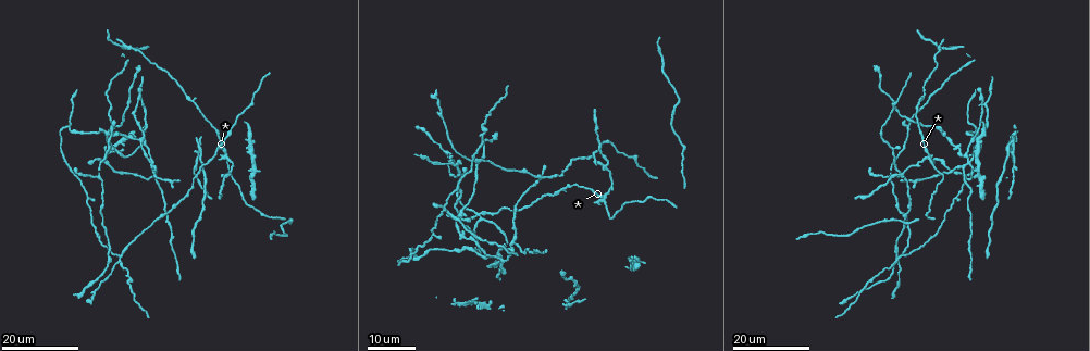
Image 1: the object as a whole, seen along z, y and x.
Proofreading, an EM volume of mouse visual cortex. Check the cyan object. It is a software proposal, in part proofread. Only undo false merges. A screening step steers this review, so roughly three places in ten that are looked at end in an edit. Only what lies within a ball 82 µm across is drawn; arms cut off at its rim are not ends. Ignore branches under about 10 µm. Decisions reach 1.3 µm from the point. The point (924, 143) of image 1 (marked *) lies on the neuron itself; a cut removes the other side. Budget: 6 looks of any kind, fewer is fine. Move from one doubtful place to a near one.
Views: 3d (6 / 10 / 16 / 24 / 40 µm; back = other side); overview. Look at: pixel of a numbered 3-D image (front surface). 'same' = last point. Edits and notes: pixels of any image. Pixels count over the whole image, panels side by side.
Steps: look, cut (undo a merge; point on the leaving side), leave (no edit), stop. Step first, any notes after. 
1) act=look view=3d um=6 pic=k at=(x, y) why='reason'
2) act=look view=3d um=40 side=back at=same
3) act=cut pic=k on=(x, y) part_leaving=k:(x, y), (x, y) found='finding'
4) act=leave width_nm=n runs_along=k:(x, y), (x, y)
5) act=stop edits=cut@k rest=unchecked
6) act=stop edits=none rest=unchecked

act=look view=3d um=24 pic=1 at=(604, 201) why='four or more arms meet'

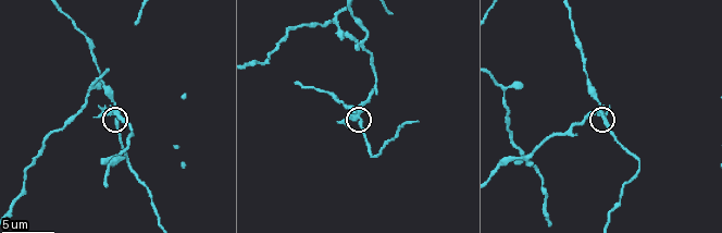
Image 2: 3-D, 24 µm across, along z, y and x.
act=look view=3d um=6 pic=2 at=(354, 116)

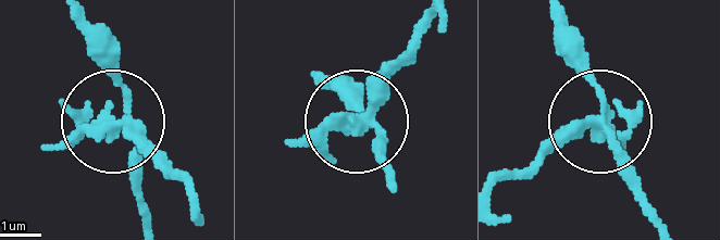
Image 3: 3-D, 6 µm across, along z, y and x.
act=cut pic=3 on=(66, 142) width_nm=270 found='a second neuron is stuck on'

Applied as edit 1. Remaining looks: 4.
act=look view=3d um=24 pic=1 at=(968, 163) why='looks like a crossing'

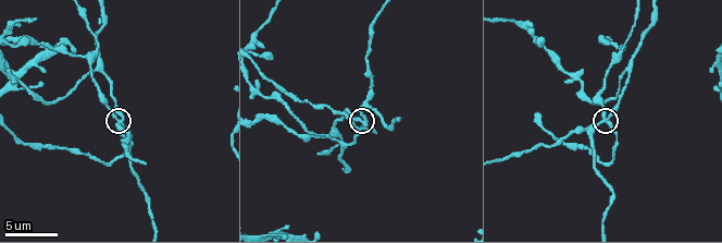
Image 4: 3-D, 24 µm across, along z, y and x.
act=look view=3d um=6 pic=4 at=(119, 121)

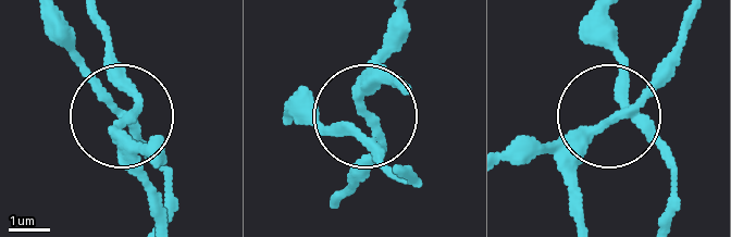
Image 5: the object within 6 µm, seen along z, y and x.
act=leave width_nm=210 found='all the same neuron'

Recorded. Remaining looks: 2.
act=look view=3d um=10 pic=4 at=(628, 68) why='arms part here'

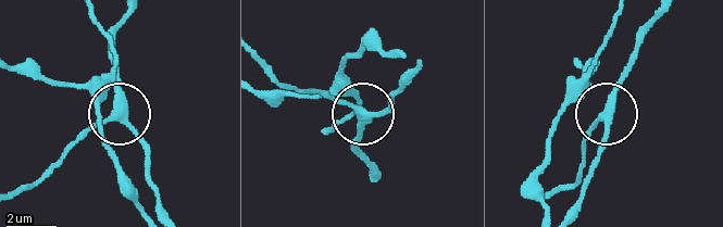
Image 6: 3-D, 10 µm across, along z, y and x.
act=look view=3d um=6 pic=6 at=(604, 116)

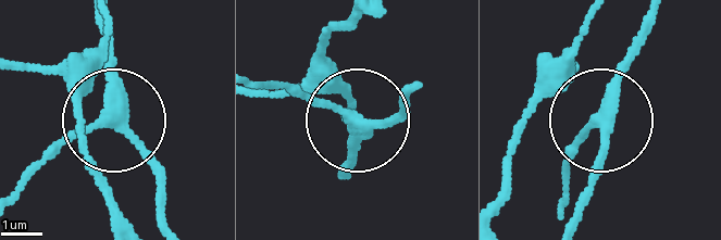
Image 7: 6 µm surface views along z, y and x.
act=leave runs_along=7:(575, 217), (606, 92), (644, 20) found='one neuron here'

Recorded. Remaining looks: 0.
act=stop edits=cut@3 rest=unchecked

